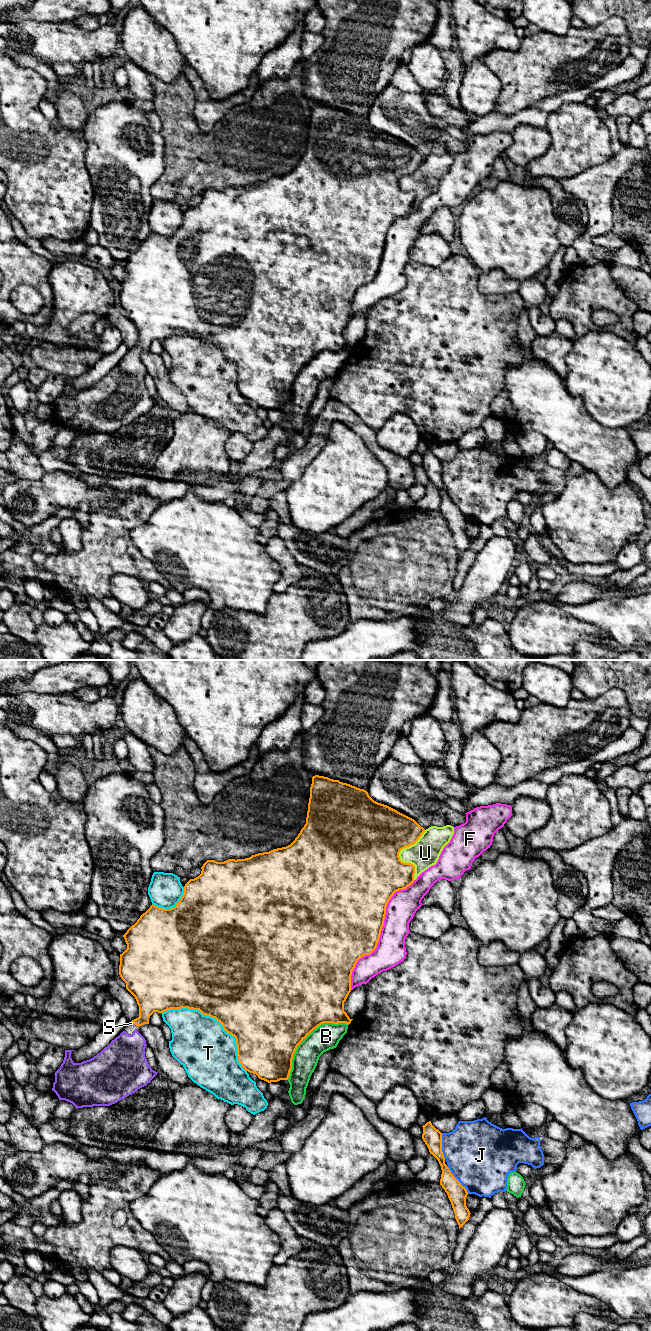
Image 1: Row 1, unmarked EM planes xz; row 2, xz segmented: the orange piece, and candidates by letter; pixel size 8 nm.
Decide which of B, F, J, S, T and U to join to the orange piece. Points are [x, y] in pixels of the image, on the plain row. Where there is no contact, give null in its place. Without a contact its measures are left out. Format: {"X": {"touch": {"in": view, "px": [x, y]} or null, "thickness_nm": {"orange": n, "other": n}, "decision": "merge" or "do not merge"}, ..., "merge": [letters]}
{"B": {"touch": {"in": "xz", "px": [306, 364]}, "thickness_nm": {"orange": 500, "other": 200}, "decision": "do not merge"}, "F": {"touch": {"in": "xz", "px": [380, 262]}, "thickness_nm": {"orange": 500, "other": 240}, "decision": "do not merge"}, "J": {"touch": {"in": "xz", "px": [457, 508]}, "thickness_nm": {"orange": 150, "other": 500}, "decision": "do not merge"}, "S": {"touch": {"in": "xz", "px": [133, 351]}, "thickness_nm": {"orange": 240, "other": 20}, "decision": "merge"}, "T": {"touch": {"in": "xz", "px": [216, 347]}, "thickness_nm": {"orange": 500, "other": 440}, "decision": "do not merge"}, "U": {"touch": {"in": "xz", "px": [398, 183]}, "thickness_nm": {"orange": 500, "other": 220}, "decision": "do not merge"}, "merge": ["S"]}

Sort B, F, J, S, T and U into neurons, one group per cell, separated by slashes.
B / F / J / S / T / U

